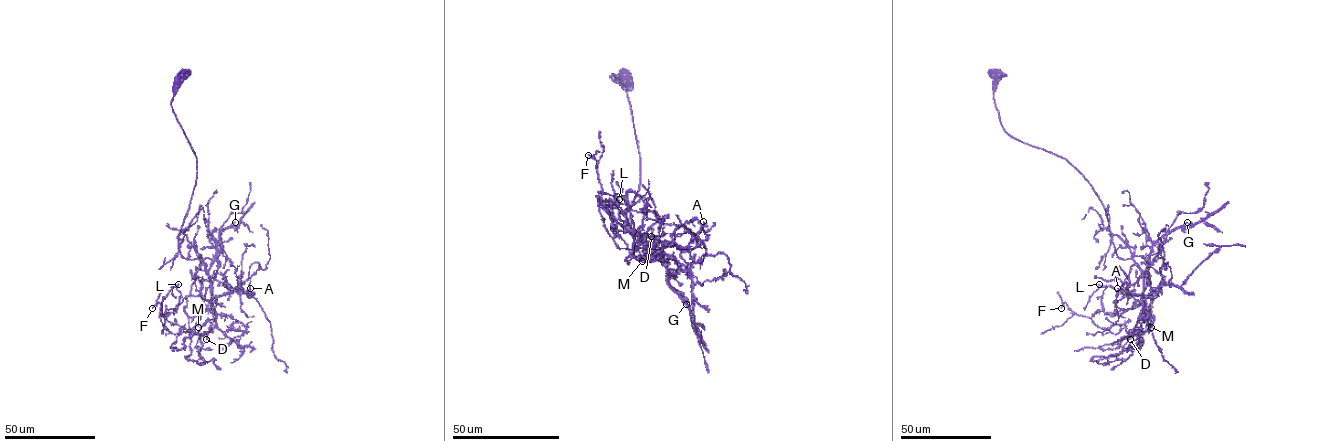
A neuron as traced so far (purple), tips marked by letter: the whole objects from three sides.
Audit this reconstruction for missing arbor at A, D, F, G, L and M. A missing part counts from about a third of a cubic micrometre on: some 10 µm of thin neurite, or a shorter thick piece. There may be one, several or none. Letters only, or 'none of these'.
L

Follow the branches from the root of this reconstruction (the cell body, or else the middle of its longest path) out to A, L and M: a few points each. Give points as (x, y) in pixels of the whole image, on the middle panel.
A: (627, 81), (610, 77), (629, 102), (640, 184), (619, 218), (654, 251), (678, 234), (697, 233), (703, 221)
L: (627, 81), (610, 77), (640, 184), (619, 218), (642, 257), (604, 225), (599, 204), (619, 199)
M: (627, 81), (610, 77), (629, 102), (640, 184), (619, 218), (654, 252), (662, 247), (642, 261)

